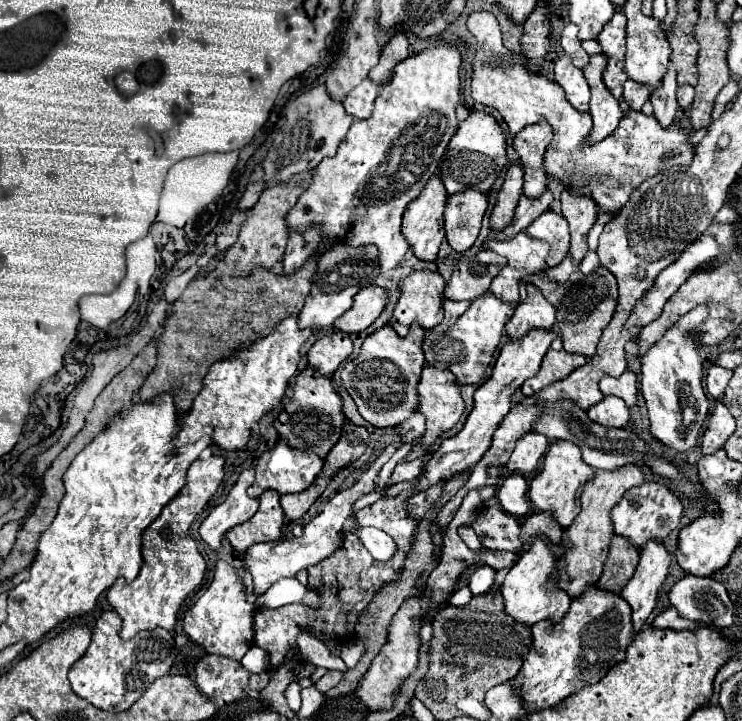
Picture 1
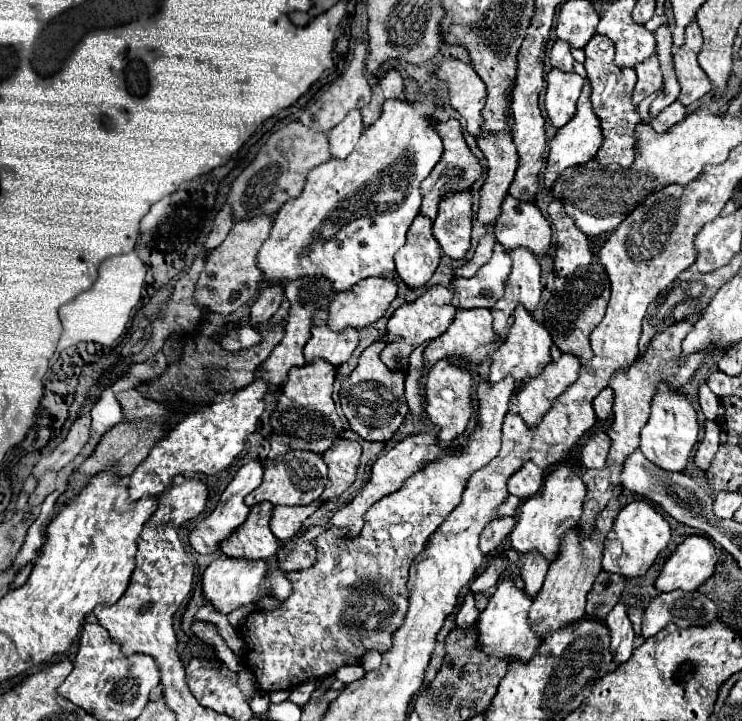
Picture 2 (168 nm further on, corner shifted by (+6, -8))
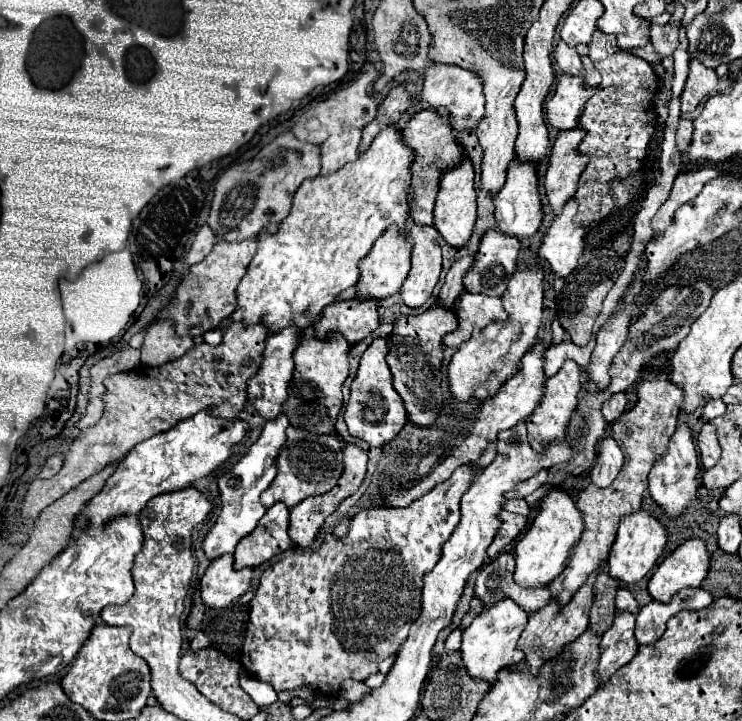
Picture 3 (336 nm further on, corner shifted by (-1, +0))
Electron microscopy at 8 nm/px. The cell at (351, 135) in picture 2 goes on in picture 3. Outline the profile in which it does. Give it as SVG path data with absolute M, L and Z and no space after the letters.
M359 128L329 136L321 144L321 172L319 172L319 176L335 174L345 164L355 162L359 140L361 140L361 130Z

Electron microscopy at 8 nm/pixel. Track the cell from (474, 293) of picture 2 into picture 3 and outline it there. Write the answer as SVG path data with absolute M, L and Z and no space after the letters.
M487 230L481 236L475 260L463 278L465 290L485 296L501 296L507 288L507 280L517 268L517 254L519 240L515 236Z

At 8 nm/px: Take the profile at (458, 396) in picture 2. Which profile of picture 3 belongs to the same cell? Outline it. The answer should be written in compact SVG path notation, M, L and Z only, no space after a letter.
M519 270L507 282L507 292L501 296L503 310L507 312L505 320L493 320L487 328L475 332L471 340L463 342L461 348L453 354L449 364L449 390L459 400L469 398L491 398L505 380L517 372L517 364L523 358L537 336L543 312L543 270Z

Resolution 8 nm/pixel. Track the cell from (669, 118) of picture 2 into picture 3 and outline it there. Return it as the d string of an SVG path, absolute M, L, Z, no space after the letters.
M681 118L681 120L679 120L679 126L677 126L677 146L679 146L679 150L683 152L683 160L685 160L685 162L687 162L685 152L687 152L689 144L691 144L691 134L693 134L693 122Z

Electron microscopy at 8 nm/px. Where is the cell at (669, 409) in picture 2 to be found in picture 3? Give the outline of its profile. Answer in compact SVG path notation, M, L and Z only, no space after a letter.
M679 426L675 434L669 438L667 454L649 472L649 494L655 500L655 504L663 508L667 518L677 520L689 510L689 502L697 496L697 472L699 472L699 460L691 430L687 426Z

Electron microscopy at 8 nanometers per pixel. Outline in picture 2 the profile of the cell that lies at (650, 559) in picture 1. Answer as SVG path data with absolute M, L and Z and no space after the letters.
M620 600L614 606L614 610L608 614L606 626L612 634L610 648L614 652L614 660L622 664L632 656L632 650L634 650L634 644L636 644L636 634L634 634L634 628L632 628L632 622L628 618L628 604L624 600Z

